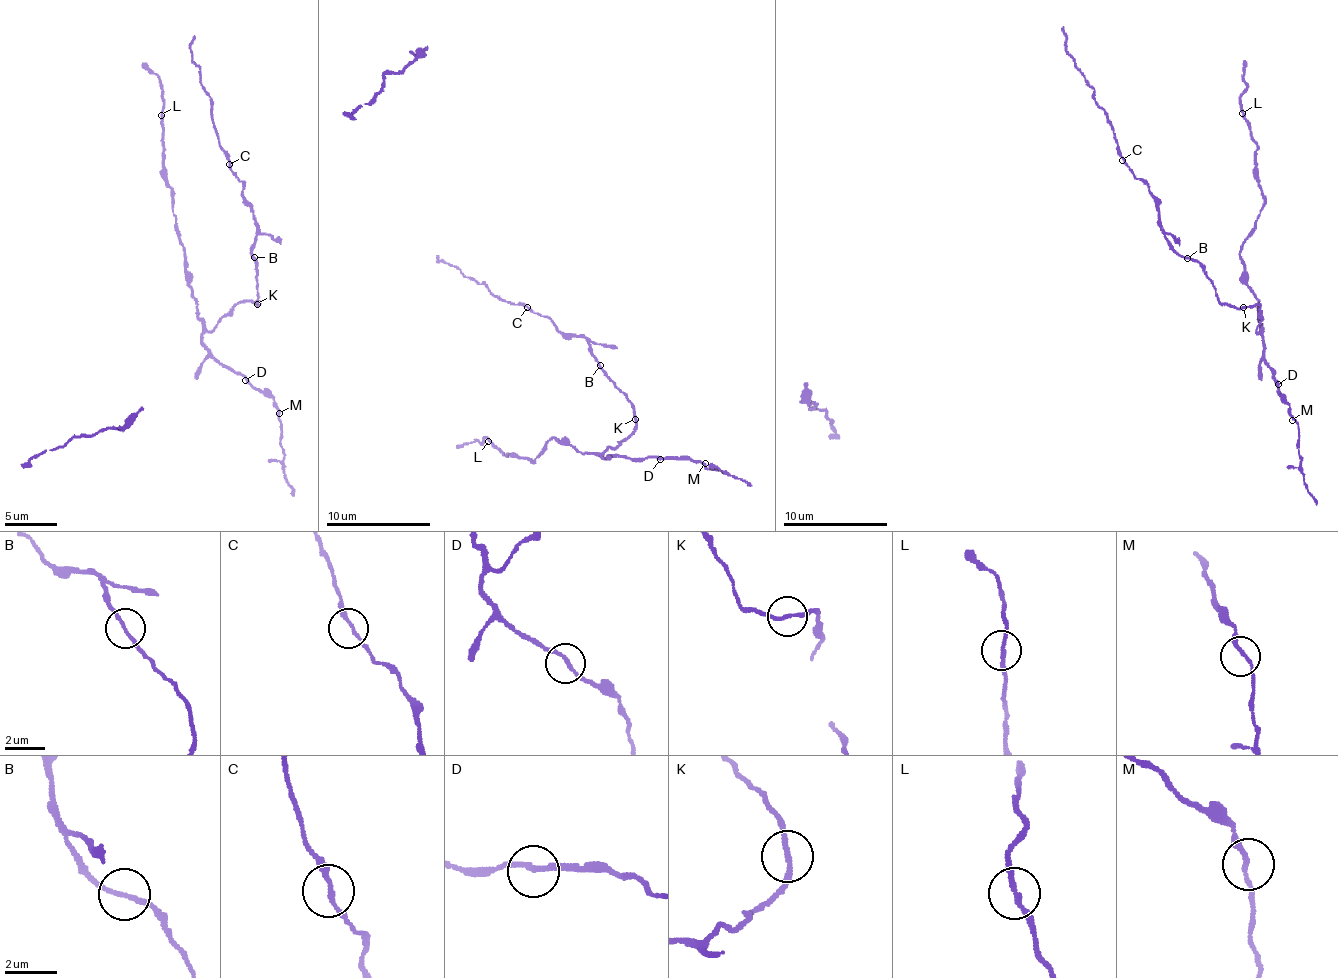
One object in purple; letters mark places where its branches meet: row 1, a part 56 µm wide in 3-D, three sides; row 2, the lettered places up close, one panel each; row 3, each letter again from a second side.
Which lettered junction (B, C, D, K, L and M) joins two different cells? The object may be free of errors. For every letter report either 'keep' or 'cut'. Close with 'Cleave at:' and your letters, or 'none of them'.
B: keep
C: keep
D: keep
K: keep
L: keep
M: keep
Cleave at: none of them

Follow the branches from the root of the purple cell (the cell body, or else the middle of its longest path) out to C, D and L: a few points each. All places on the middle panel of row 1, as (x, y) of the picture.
C: (554, 323), (527, 307)
D: (554, 323), (564, 334), (587, 338), (600, 368), (635, 411), (635, 430), (608, 447), (601, 458), (660, 459)
L: (554, 323), (587, 338), (632, 403), (635, 430), (590, 454), (552, 436), (531, 462), (489, 440)

